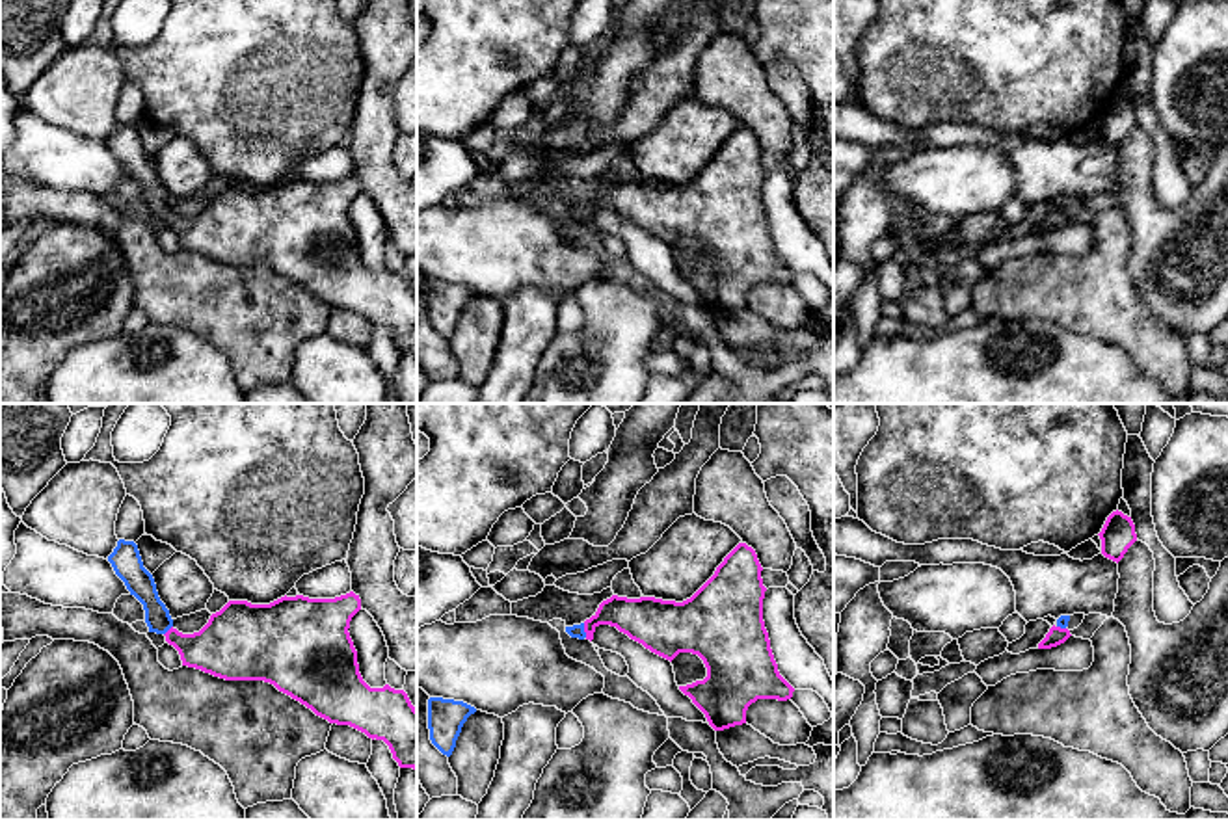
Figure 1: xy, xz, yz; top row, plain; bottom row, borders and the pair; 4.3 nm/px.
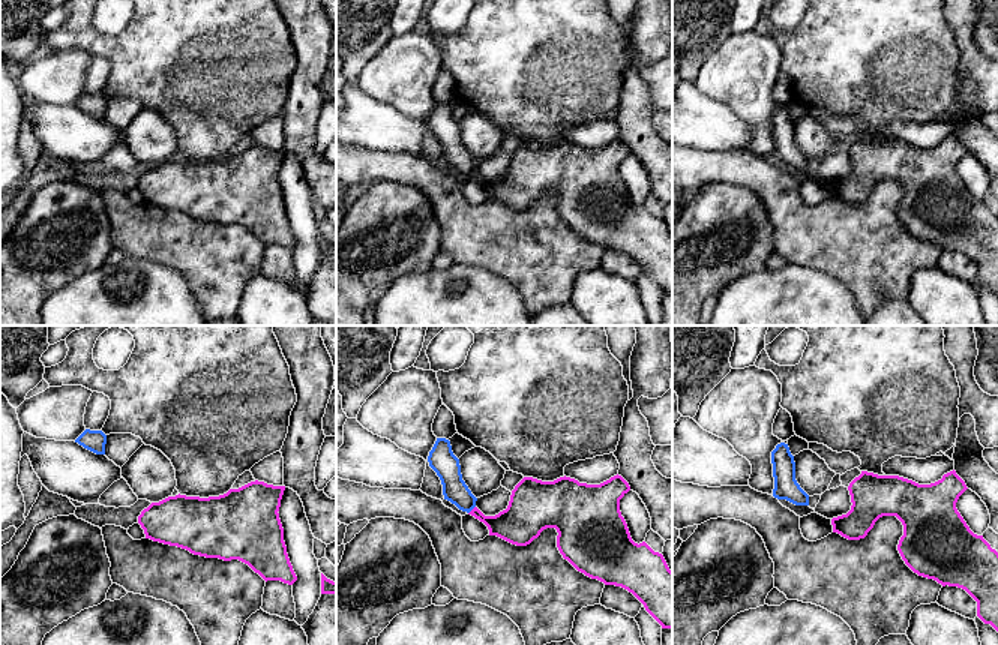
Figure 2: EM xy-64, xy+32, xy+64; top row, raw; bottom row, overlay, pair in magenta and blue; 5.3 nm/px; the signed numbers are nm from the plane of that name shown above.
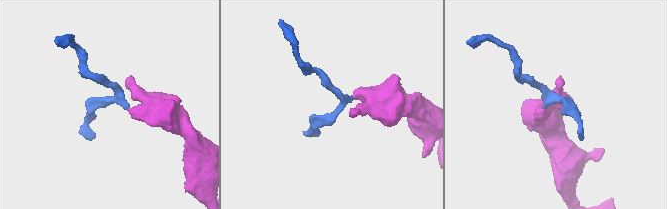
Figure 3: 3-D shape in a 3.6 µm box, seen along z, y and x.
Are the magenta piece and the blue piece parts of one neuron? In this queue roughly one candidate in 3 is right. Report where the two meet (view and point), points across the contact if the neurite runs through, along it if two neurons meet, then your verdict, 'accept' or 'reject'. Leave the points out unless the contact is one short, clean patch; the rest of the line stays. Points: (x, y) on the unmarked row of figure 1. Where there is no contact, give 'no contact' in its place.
xz (585, 214) | across xz (640, 203), (600, 201), (585, 214), (577, 214) | accept

